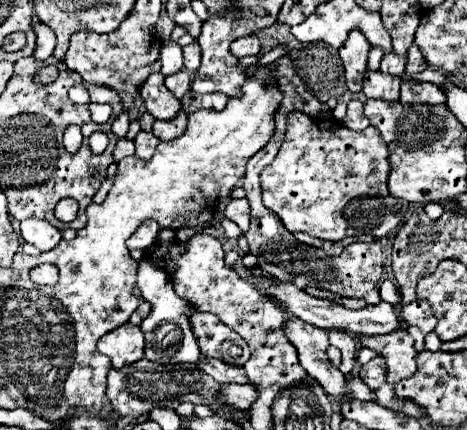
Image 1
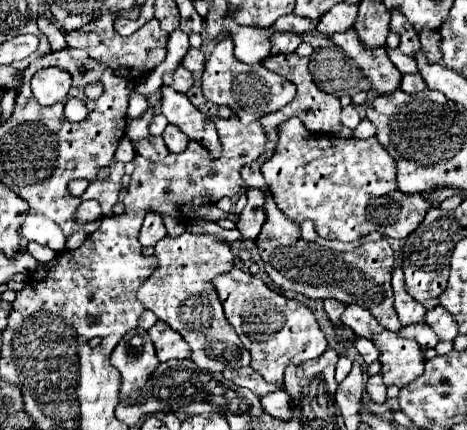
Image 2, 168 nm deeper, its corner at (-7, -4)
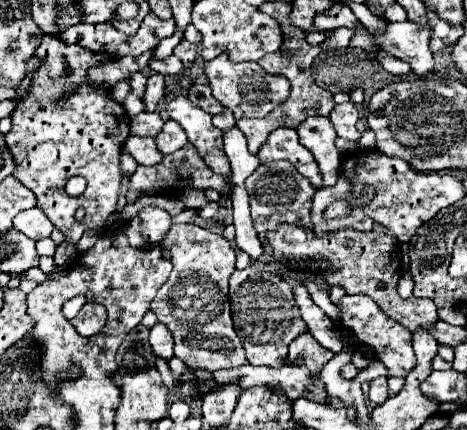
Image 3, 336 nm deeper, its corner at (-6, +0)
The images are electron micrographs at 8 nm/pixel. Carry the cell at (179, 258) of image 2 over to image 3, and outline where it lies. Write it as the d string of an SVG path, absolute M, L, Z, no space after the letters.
M173 224L163 246L171 252L173 270L151 300L151 310L165 324L175 340L175 356L189 368L215 372L219 368L239 368L247 362L243 344L233 328L229 310L229 276L235 272L235 252L231 244L211 230L195 224Z

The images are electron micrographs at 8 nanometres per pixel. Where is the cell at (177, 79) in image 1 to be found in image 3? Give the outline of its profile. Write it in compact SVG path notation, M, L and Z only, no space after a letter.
M169 56L169 58L163 58L163 60L149 60L149 68L153 72L161 72L161 74L167 74L167 76L179 76L183 72L183 64L177 56Z

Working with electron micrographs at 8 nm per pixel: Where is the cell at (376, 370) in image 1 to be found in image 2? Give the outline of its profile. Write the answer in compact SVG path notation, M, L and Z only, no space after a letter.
M376 374L376 376L370 376L366 380L366 392L370 394L370 398L378 404L384 404L386 402L386 386L382 382L382 374Z

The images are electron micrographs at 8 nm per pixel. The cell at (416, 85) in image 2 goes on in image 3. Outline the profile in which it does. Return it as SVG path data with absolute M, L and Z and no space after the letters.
M379 52L379 56L375 56L379 62L381 62L381 66L387 70L387 72L391 72L391 74L409 74L411 72L411 66L407 64L407 62L403 62L403 60L395 60L393 56L389 56L389 54L385 54L385 52Z

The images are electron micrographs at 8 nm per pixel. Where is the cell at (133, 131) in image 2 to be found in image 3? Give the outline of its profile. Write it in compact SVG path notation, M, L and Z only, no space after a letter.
M151 74L149 76L149 82L147 82L147 88L145 88L145 110L147 112L153 112L159 98L163 96L163 90L165 90L165 76L159 76L159 74Z

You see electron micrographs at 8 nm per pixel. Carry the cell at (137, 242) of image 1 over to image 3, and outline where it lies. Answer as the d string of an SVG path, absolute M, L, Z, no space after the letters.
M157 206L143 208L139 212L139 218L141 218L141 236L151 244L159 244L171 228L171 216Z

